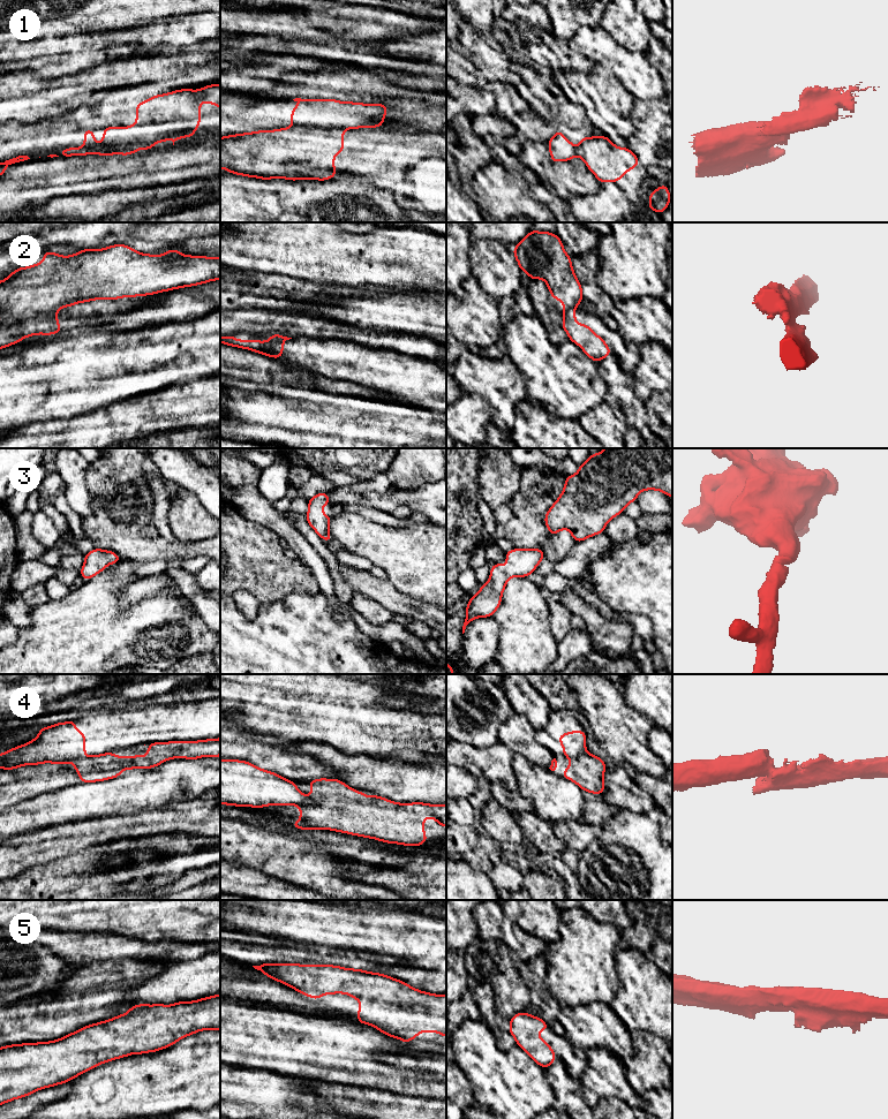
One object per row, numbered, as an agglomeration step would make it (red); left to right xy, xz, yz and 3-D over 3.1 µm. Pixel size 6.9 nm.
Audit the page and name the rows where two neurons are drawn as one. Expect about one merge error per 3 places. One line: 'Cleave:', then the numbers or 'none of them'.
Cleave: 1, 2, 4

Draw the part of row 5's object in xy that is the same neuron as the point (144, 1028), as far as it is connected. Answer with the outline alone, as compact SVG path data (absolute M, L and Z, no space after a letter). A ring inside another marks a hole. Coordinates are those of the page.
M220 995L172 1005L140 1004L125 1014L85 1026L51 1042L23 1043L0 1048L0 1105L40 1089L67 1083L104 1063L164 1050L202 1030L220 1030Z

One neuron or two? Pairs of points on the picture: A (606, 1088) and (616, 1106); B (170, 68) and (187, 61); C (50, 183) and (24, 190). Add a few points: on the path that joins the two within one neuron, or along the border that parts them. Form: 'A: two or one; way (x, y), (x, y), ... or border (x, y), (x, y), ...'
A: two; border (594, 1105), (603, 1097), (618, 1097), (631, 1106)
B: one; way (174, 65), (182, 62)
C: one; way (44, 183), (30, 184)

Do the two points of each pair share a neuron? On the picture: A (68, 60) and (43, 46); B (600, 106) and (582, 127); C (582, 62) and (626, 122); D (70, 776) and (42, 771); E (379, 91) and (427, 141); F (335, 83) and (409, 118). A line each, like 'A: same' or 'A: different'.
A: different
B: different
C: different
D: same
E: different
F: same

